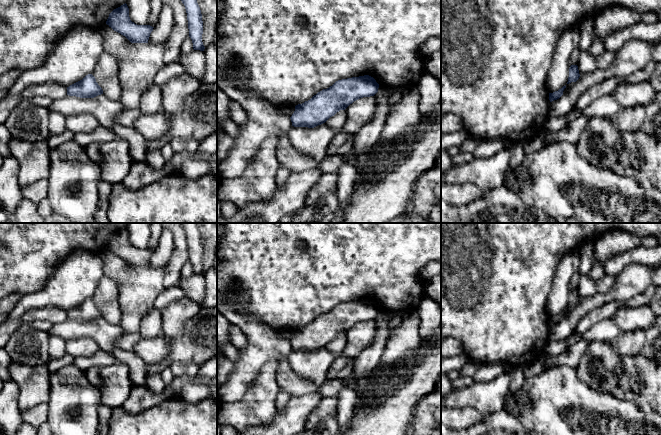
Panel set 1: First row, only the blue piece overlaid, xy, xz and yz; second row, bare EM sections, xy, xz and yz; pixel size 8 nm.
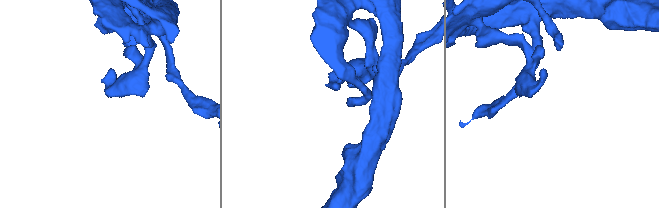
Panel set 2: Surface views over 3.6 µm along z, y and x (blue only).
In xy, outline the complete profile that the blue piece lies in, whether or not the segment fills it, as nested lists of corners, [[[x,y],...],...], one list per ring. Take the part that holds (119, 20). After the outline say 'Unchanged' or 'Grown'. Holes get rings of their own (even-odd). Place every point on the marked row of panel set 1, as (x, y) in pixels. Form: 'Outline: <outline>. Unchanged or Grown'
Outline: [[[127,4],[114,9],[106,21],[114,31],[125,36],[131,43],[148,43],[151,32],[150,25],[137,25],[130,20]]]. Unchanged

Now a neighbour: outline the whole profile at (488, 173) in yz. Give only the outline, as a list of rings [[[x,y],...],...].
[[[503,148],[487,158],[473,158],[469,163],[453,165],[441,173],[441,184],[473,184],[484,190],[504,186],[505,173],[510,168],[510,151]]]

